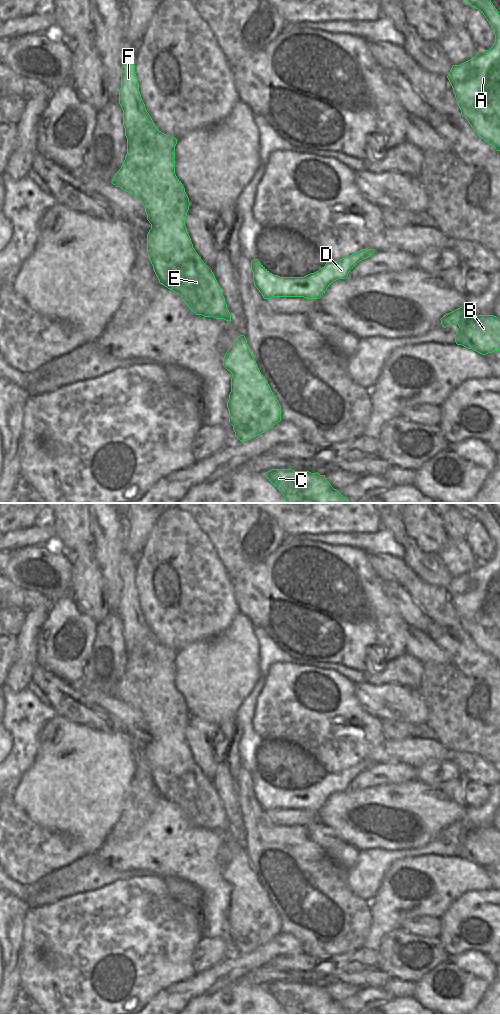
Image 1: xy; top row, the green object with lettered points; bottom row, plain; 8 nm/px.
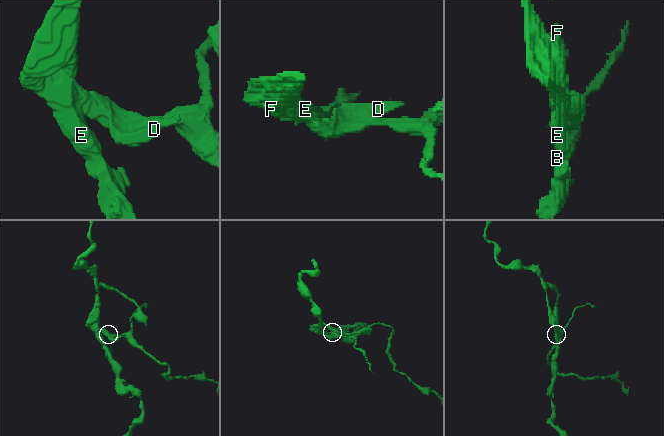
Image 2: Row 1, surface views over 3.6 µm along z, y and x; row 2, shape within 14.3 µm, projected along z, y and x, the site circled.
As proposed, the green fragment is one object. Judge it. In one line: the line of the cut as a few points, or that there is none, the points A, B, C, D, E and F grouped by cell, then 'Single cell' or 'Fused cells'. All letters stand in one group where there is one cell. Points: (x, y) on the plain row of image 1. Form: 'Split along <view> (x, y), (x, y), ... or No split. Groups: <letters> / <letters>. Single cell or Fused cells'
Split along xy (186, 724), (169, 724), (165, 736), (151, 741). Groups: A B D F / C E. Fused cells.

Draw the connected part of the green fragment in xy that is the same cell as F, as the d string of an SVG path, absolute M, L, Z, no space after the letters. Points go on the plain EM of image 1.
M134 576L121 579L119 616L123 622L127 666L111 695L141 712L151 741L154 741L167 736L168 725L187 725L191 716L183 696L175 686L177 651L162 645L155 638L141 610Z

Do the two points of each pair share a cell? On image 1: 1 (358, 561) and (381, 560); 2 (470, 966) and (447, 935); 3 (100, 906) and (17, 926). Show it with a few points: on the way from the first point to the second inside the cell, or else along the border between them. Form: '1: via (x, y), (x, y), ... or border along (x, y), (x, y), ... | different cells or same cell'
1: border along (366, 553), (370, 565), (382, 580) | different cells
2: border along (485, 954), (479, 951), (464, 951), (449, 955) | different cells
3: border along (25, 917), (23, 949) | different cells

